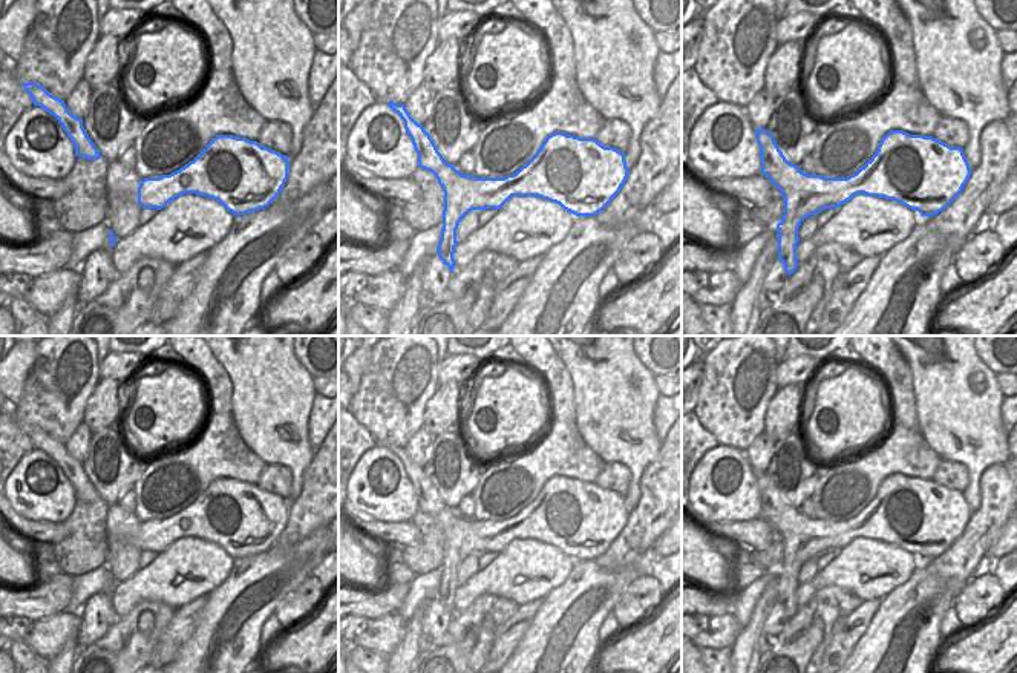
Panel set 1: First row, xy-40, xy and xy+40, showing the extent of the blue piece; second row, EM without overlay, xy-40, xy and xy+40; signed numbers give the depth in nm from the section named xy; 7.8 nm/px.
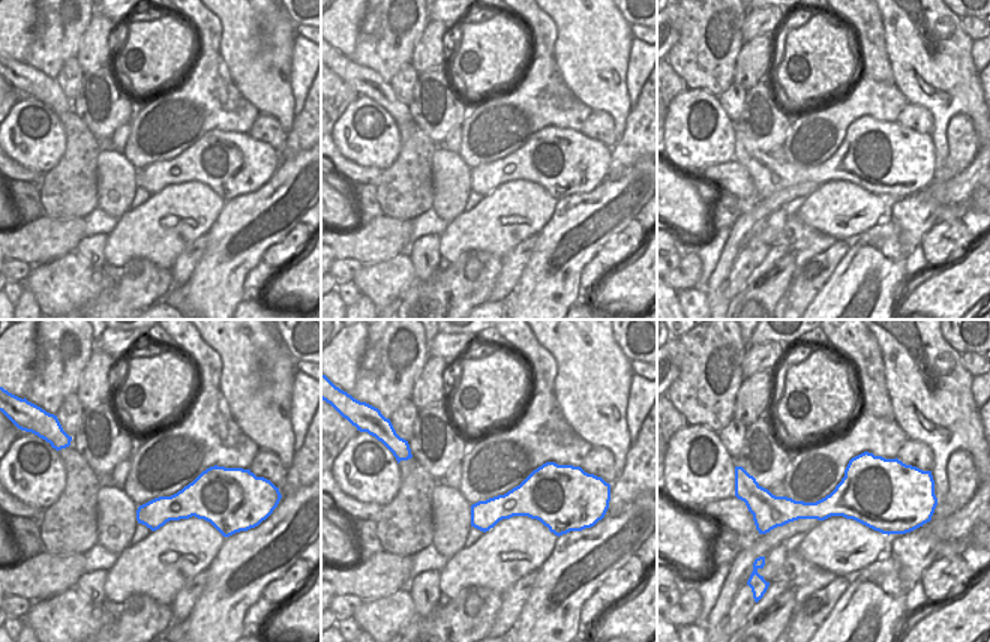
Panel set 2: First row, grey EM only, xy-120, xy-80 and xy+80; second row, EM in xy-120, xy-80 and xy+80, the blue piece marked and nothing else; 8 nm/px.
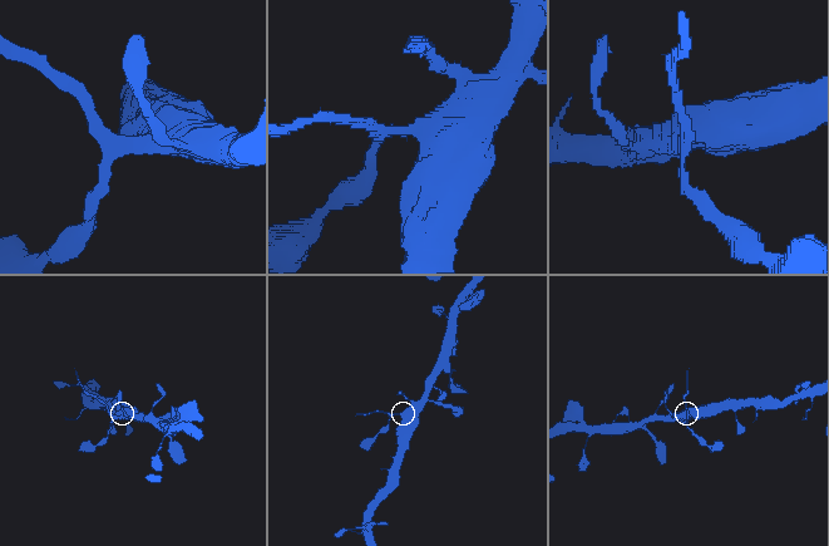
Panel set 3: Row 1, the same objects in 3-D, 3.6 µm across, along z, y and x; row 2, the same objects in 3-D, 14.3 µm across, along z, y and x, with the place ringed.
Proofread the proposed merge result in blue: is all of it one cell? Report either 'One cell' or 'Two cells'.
Two cells

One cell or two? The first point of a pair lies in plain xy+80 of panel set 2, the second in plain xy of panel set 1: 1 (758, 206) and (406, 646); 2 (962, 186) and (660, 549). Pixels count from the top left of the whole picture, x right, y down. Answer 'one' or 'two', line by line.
1: one
2: one

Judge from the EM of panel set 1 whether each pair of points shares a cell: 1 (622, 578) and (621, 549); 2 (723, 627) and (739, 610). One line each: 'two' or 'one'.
1: two
2: two

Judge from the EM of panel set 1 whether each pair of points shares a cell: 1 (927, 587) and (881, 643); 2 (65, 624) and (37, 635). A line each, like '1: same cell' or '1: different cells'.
1: same cell
2: same cell

